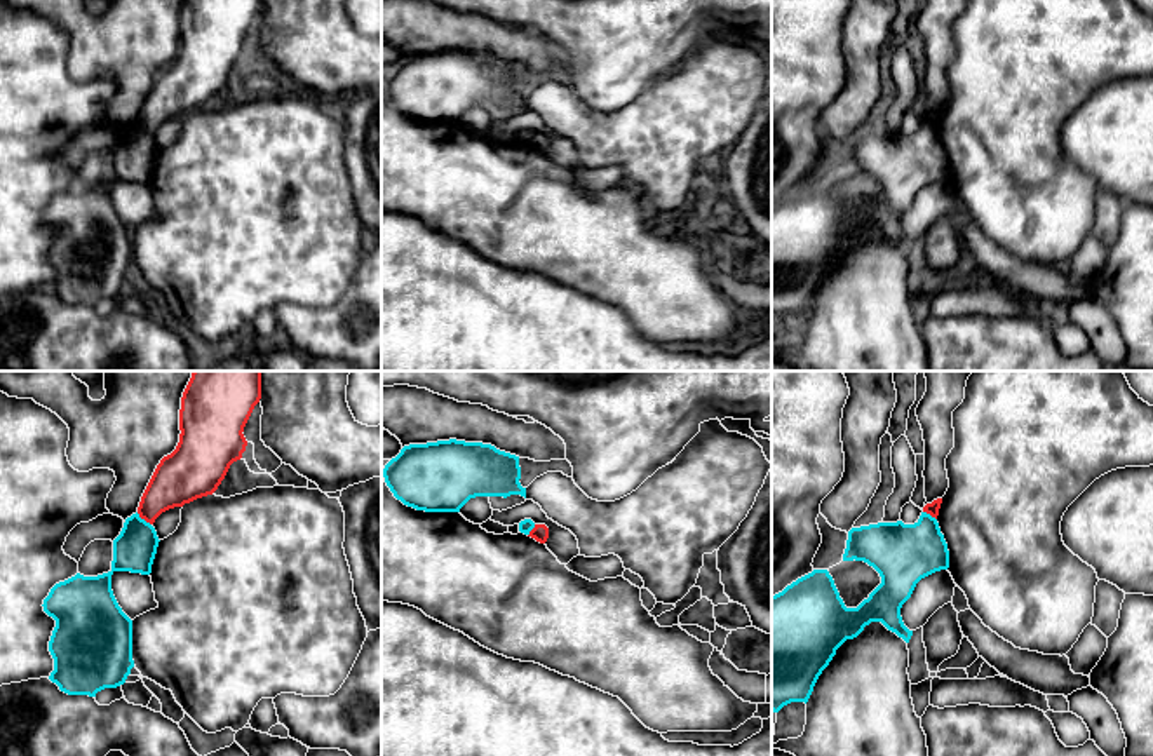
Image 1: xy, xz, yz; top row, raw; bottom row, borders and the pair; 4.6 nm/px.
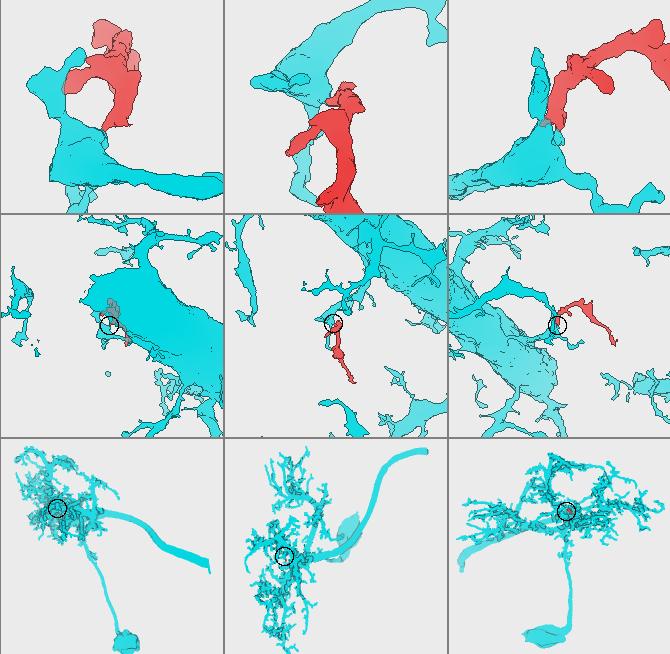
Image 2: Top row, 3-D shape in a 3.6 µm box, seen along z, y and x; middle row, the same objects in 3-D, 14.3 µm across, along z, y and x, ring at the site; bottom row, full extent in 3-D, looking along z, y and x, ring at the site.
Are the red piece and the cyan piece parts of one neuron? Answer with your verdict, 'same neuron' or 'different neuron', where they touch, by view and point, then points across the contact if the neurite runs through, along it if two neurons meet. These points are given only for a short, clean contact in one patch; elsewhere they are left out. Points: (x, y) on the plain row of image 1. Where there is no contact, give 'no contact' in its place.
different neuron | xy (143, 128) | along xy (136, 122), (150, 134)

